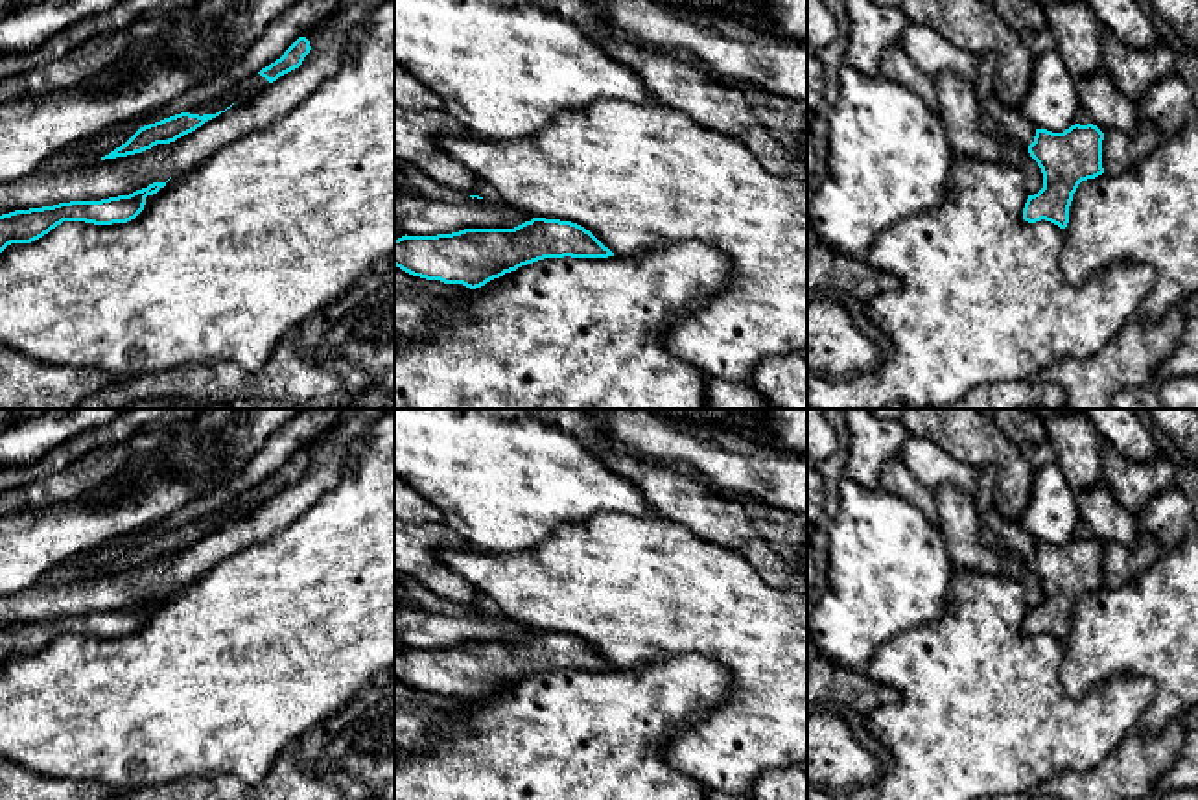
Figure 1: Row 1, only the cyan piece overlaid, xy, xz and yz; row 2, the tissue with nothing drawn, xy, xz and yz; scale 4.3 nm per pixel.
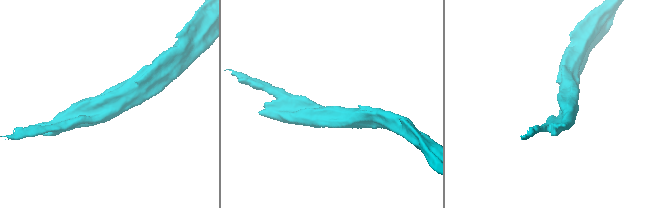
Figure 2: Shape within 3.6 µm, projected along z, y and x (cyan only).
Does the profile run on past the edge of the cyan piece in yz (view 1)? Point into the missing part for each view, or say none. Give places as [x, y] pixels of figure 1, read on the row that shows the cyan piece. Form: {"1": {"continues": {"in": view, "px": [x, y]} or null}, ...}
{"1": {"continues": null}}

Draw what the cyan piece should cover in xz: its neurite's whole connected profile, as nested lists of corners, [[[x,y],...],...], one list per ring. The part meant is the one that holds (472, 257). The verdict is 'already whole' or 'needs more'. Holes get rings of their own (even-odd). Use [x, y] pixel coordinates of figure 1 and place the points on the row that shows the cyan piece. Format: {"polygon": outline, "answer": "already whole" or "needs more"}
{"polygon": [[[533,218],[514,229],[464,229],[394,240],[394,265],[426,280],[470,289],[544,258],[608,258],[614,253],[584,227]]], "answer": "already whole"}

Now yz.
{"polygon": [[[1075,124],[1063,133],[1036,129],[1028,153],[1041,168],[1043,188],[1028,195],[1023,208],[1025,221],[1045,219],[1060,229],[1067,227],[1078,184],[1104,173],[1102,140],[1104,133],[1093,124]]], "answer": "already whole"}

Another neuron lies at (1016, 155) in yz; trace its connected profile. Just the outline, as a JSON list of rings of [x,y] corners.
[[[1004,136],[999,144],[1004,153],[1004,162],[1023,173],[1027,194],[1038,194],[1043,188],[1043,173],[1038,162],[1030,157],[1028,147],[1010,136]]]

